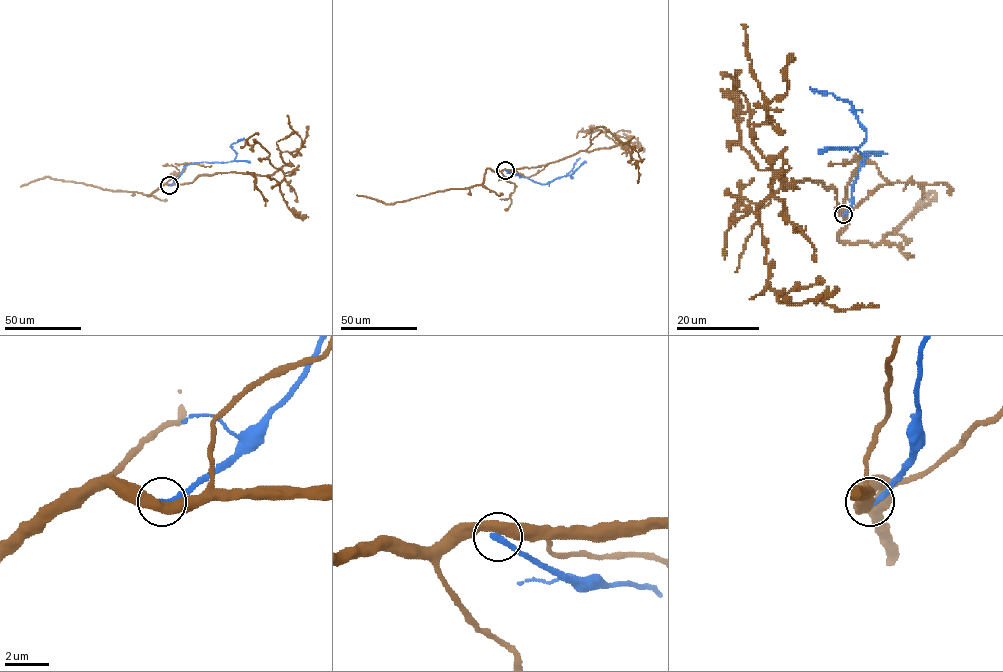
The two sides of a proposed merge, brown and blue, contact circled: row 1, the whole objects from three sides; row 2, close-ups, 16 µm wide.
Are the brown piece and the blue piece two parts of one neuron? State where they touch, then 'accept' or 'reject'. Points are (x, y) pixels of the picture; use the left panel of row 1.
place (169, 185); reject

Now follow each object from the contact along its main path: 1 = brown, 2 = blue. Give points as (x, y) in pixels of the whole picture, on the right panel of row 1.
1: (842, 214), (834, 189), (814, 181), (786, 189), (776, 173), (756, 210), (769, 286), (797, 304), (878, 307)
2: (842, 214), (851, 205), (863, 159), (881, 152), (857, 150), (865, 138), (864, 128), (848, 101), (810, 87)

